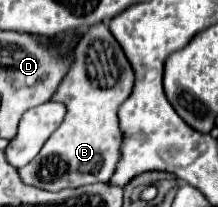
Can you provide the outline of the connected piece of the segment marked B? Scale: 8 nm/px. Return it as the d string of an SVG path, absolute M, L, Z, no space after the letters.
M106 23L88 29L76 49L76 63L60 83L54 99L66 105L68 113L62 125L50 135L42 151L32 163L18 169L24 183L60 191L66 187L82 187L98 181L108 181L120 161L122 131L118 109L128 99L134 87L134 71L124 51L116 43Z

